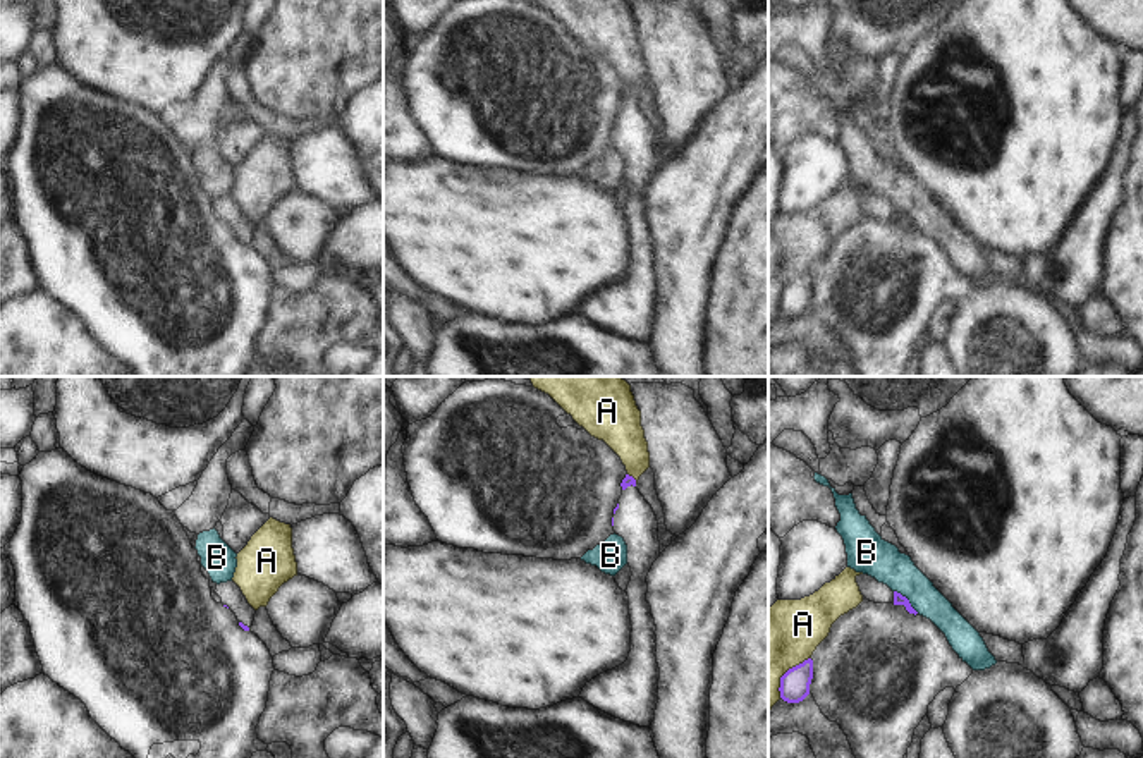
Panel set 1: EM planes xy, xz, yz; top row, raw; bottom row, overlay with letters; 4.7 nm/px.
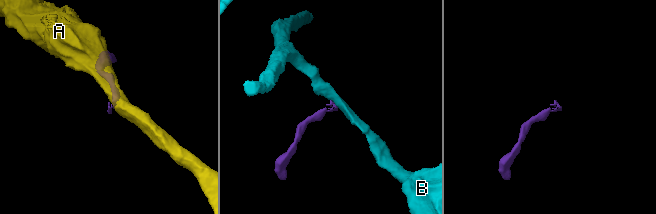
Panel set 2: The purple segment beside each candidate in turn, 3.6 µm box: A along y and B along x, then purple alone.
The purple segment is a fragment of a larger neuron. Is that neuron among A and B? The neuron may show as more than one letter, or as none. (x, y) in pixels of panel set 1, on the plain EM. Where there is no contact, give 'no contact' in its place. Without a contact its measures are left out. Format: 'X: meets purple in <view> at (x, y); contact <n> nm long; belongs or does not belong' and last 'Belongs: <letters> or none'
A: meets purple in yz at (786, 287); contact 240 nm long; does not belong
B: meets purple in yz at (908, 215); contact 160 nm long; does not belong
Belongs: none

